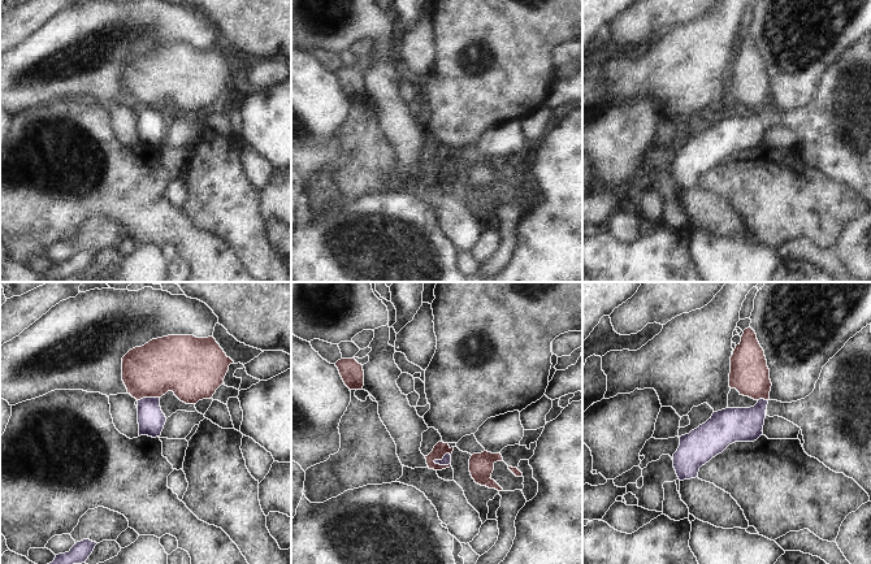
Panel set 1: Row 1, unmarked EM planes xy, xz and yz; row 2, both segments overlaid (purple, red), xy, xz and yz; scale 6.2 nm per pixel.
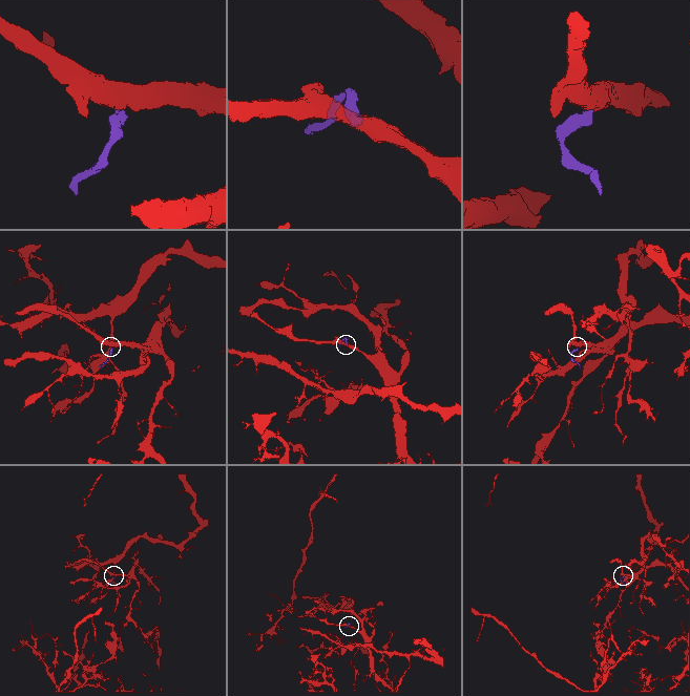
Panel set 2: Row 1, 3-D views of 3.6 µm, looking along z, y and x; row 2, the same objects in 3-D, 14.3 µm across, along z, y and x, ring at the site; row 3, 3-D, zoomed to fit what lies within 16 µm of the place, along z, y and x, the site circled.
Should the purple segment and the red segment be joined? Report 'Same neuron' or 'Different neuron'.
Different neuron.

